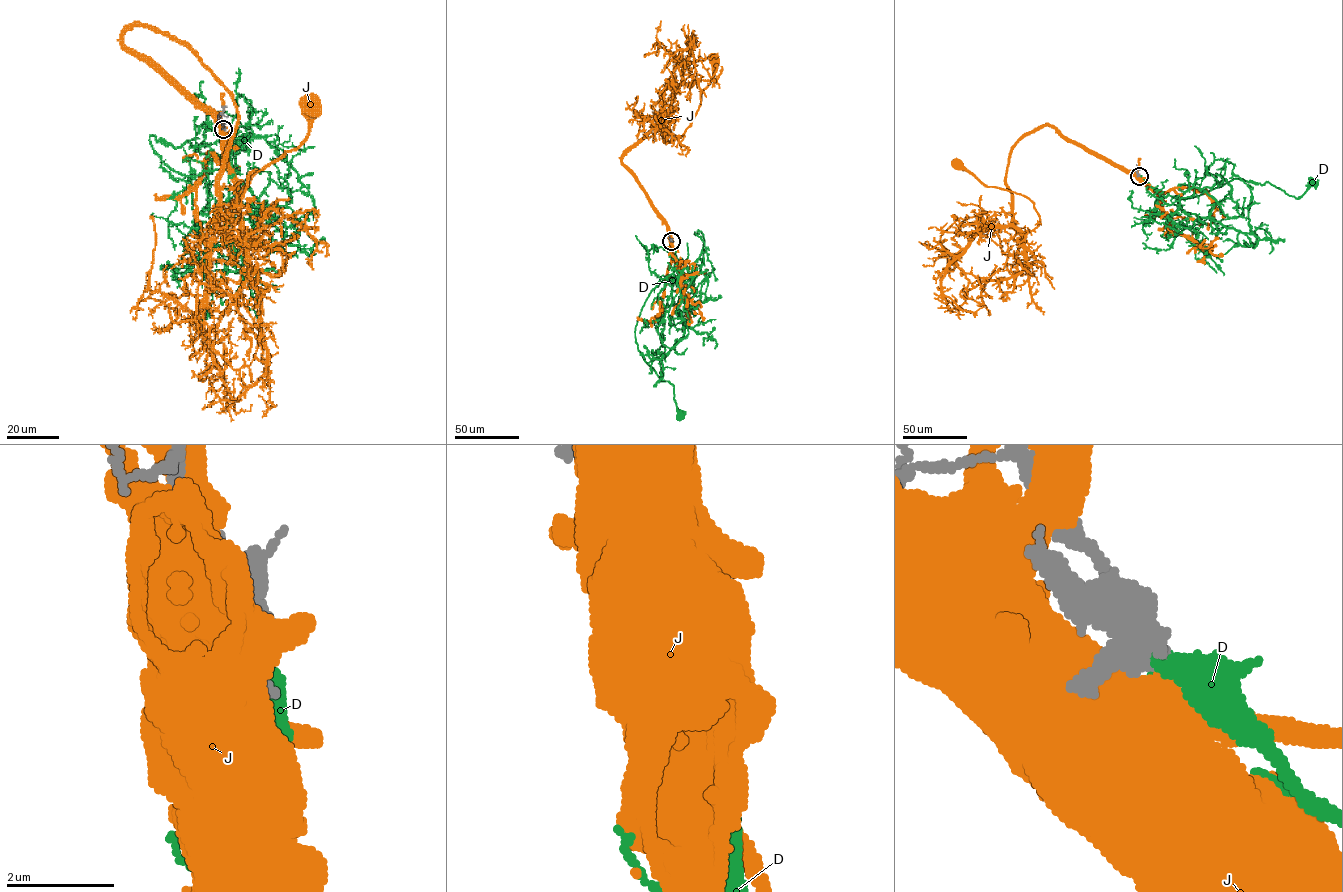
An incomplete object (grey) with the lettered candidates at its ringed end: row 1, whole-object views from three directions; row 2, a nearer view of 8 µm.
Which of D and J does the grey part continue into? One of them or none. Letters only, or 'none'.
D

